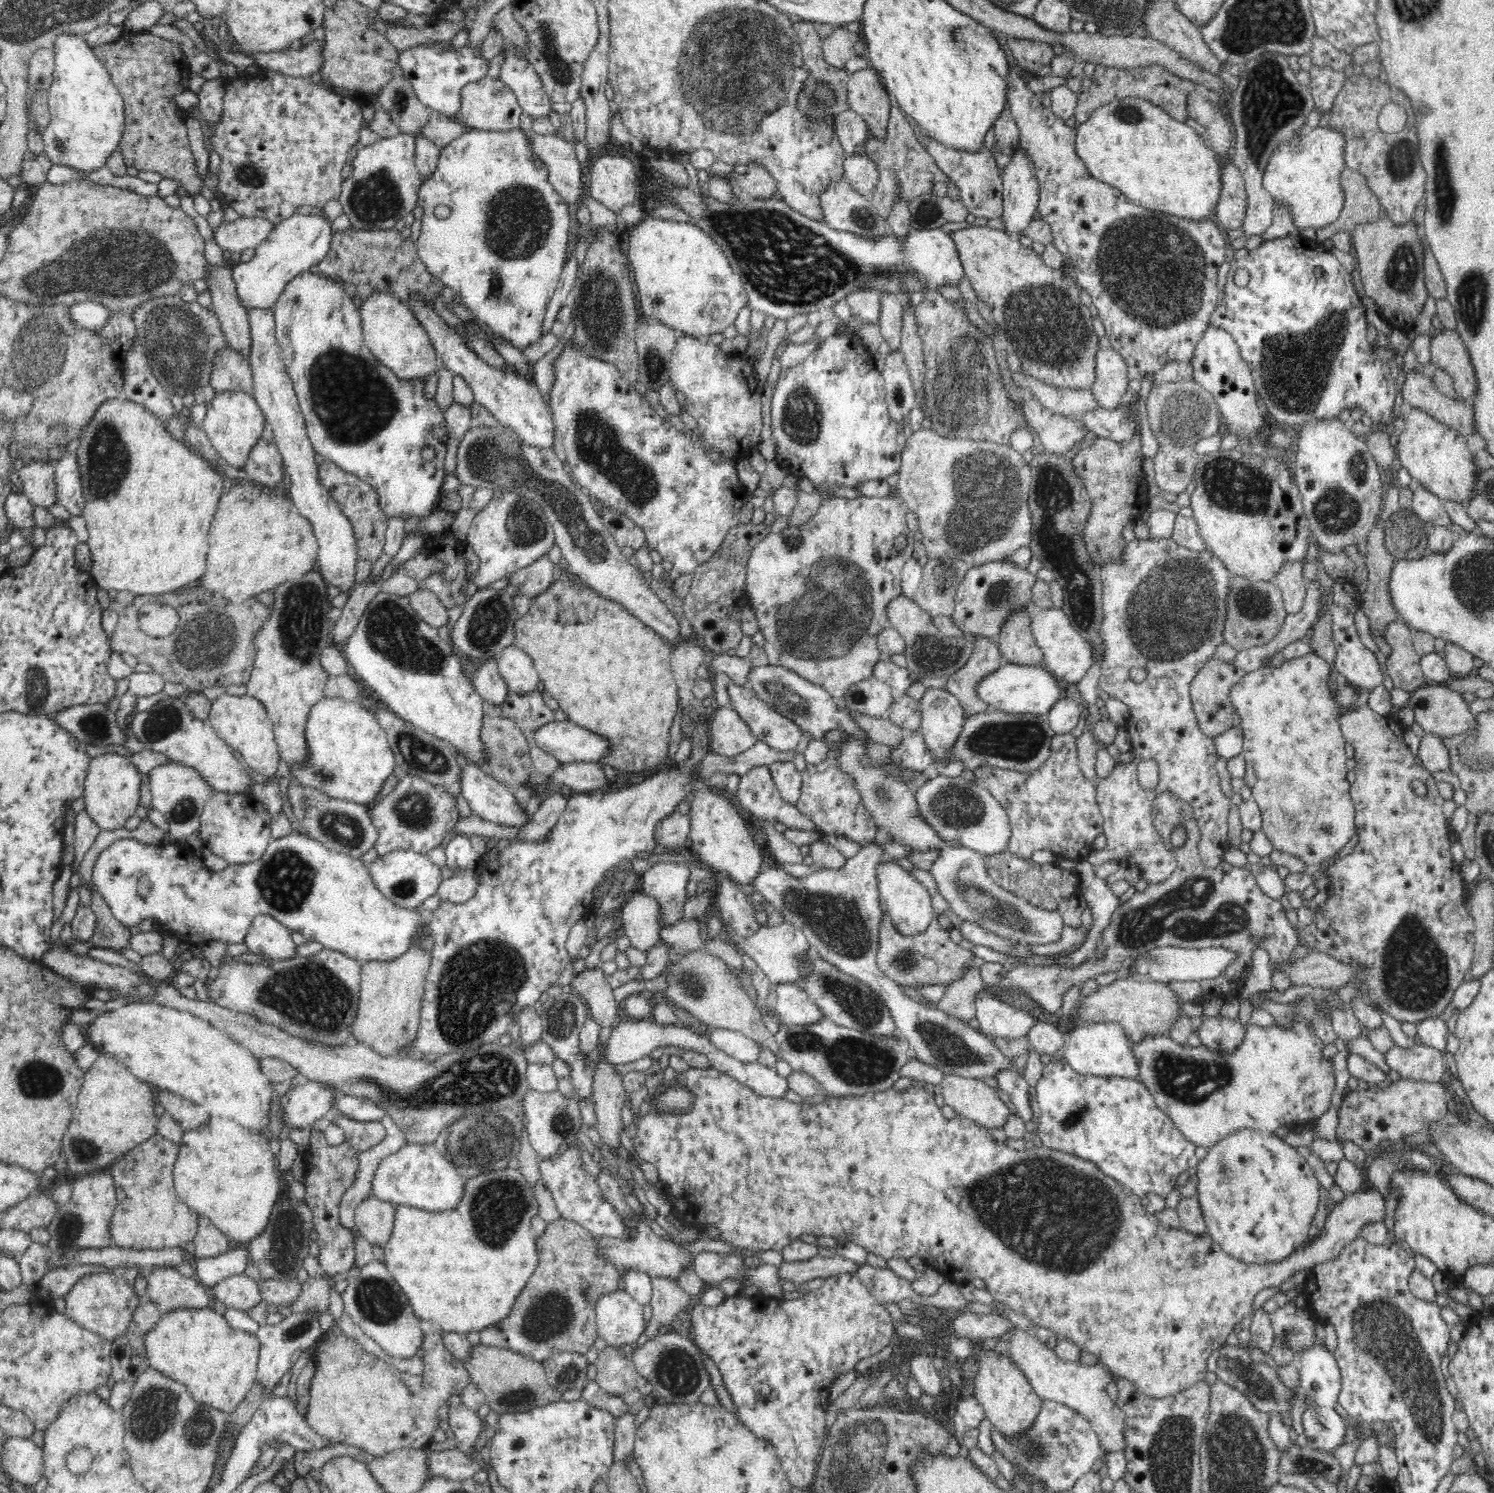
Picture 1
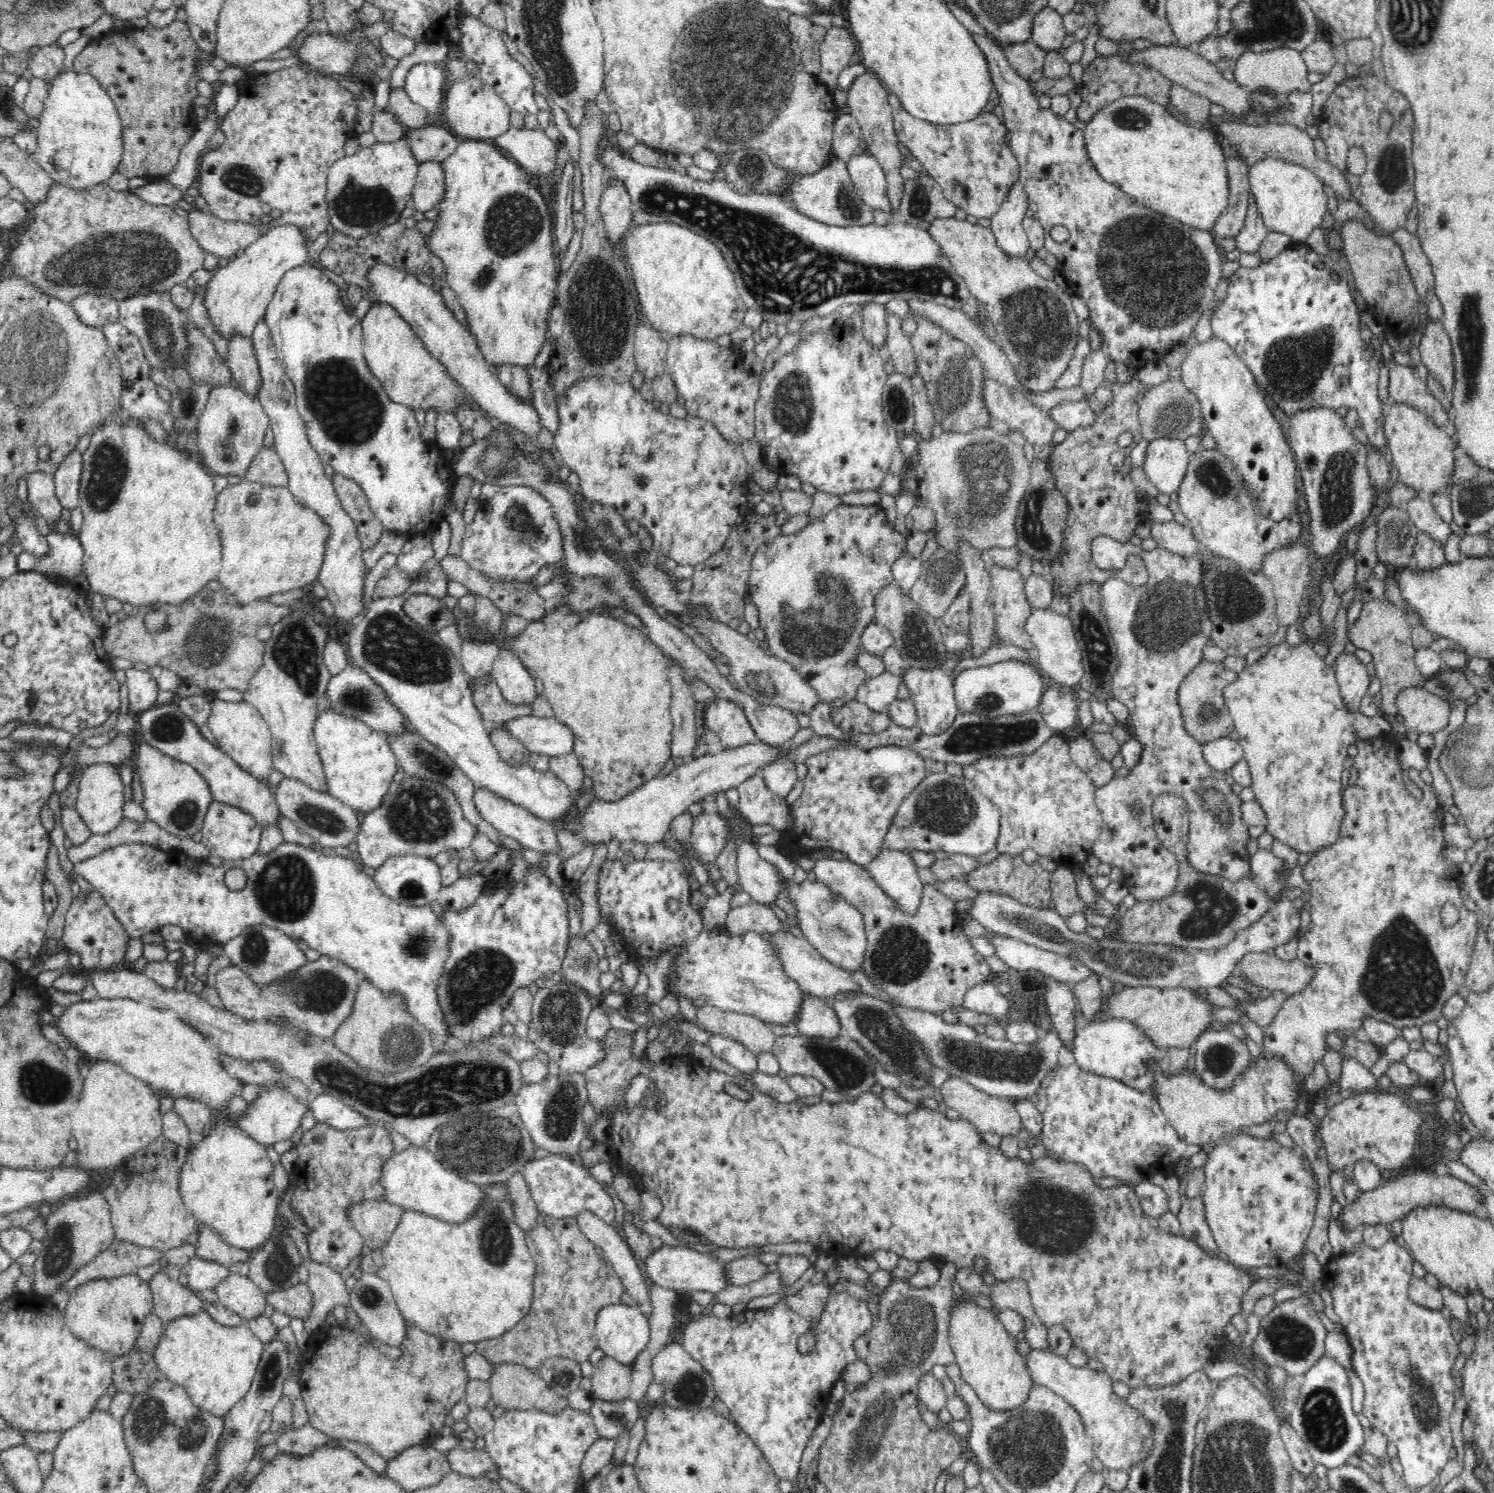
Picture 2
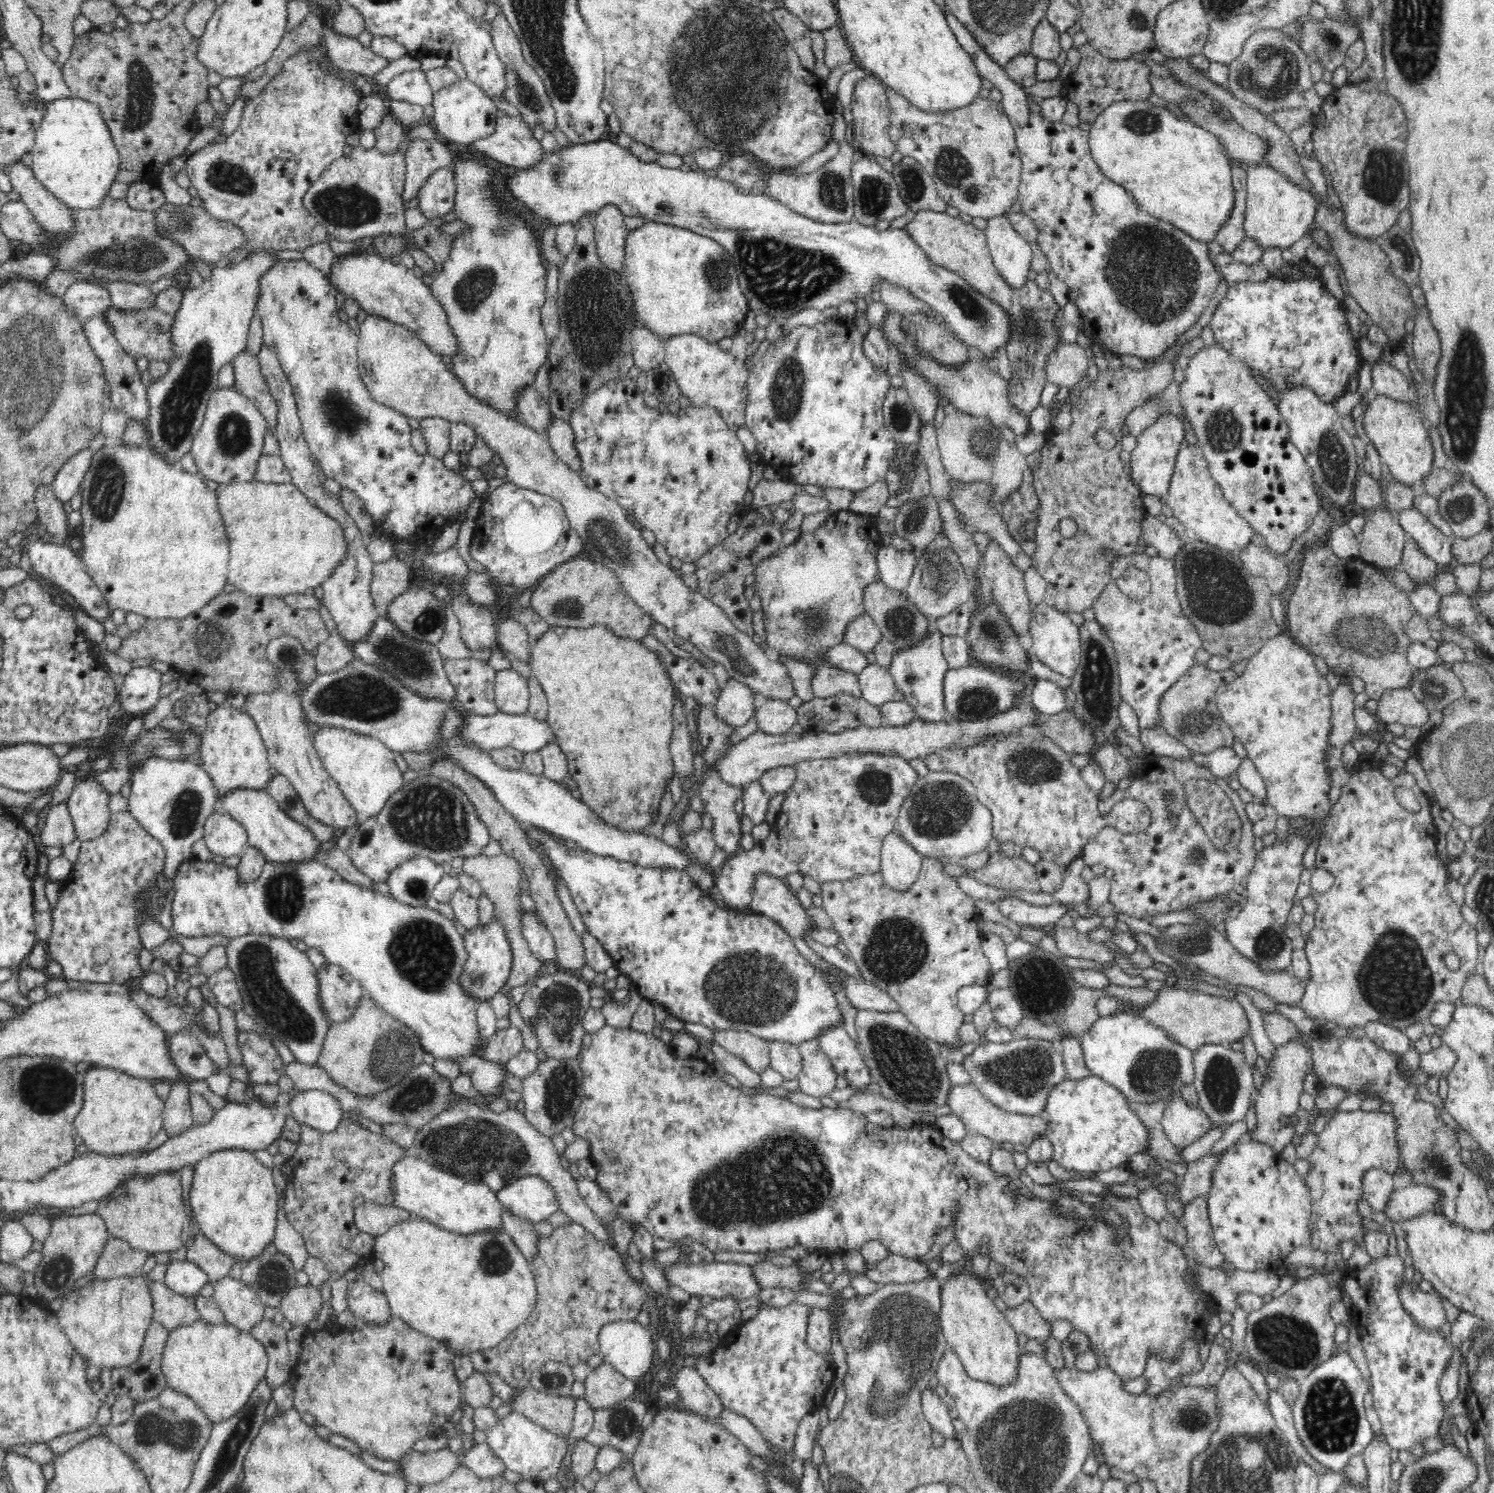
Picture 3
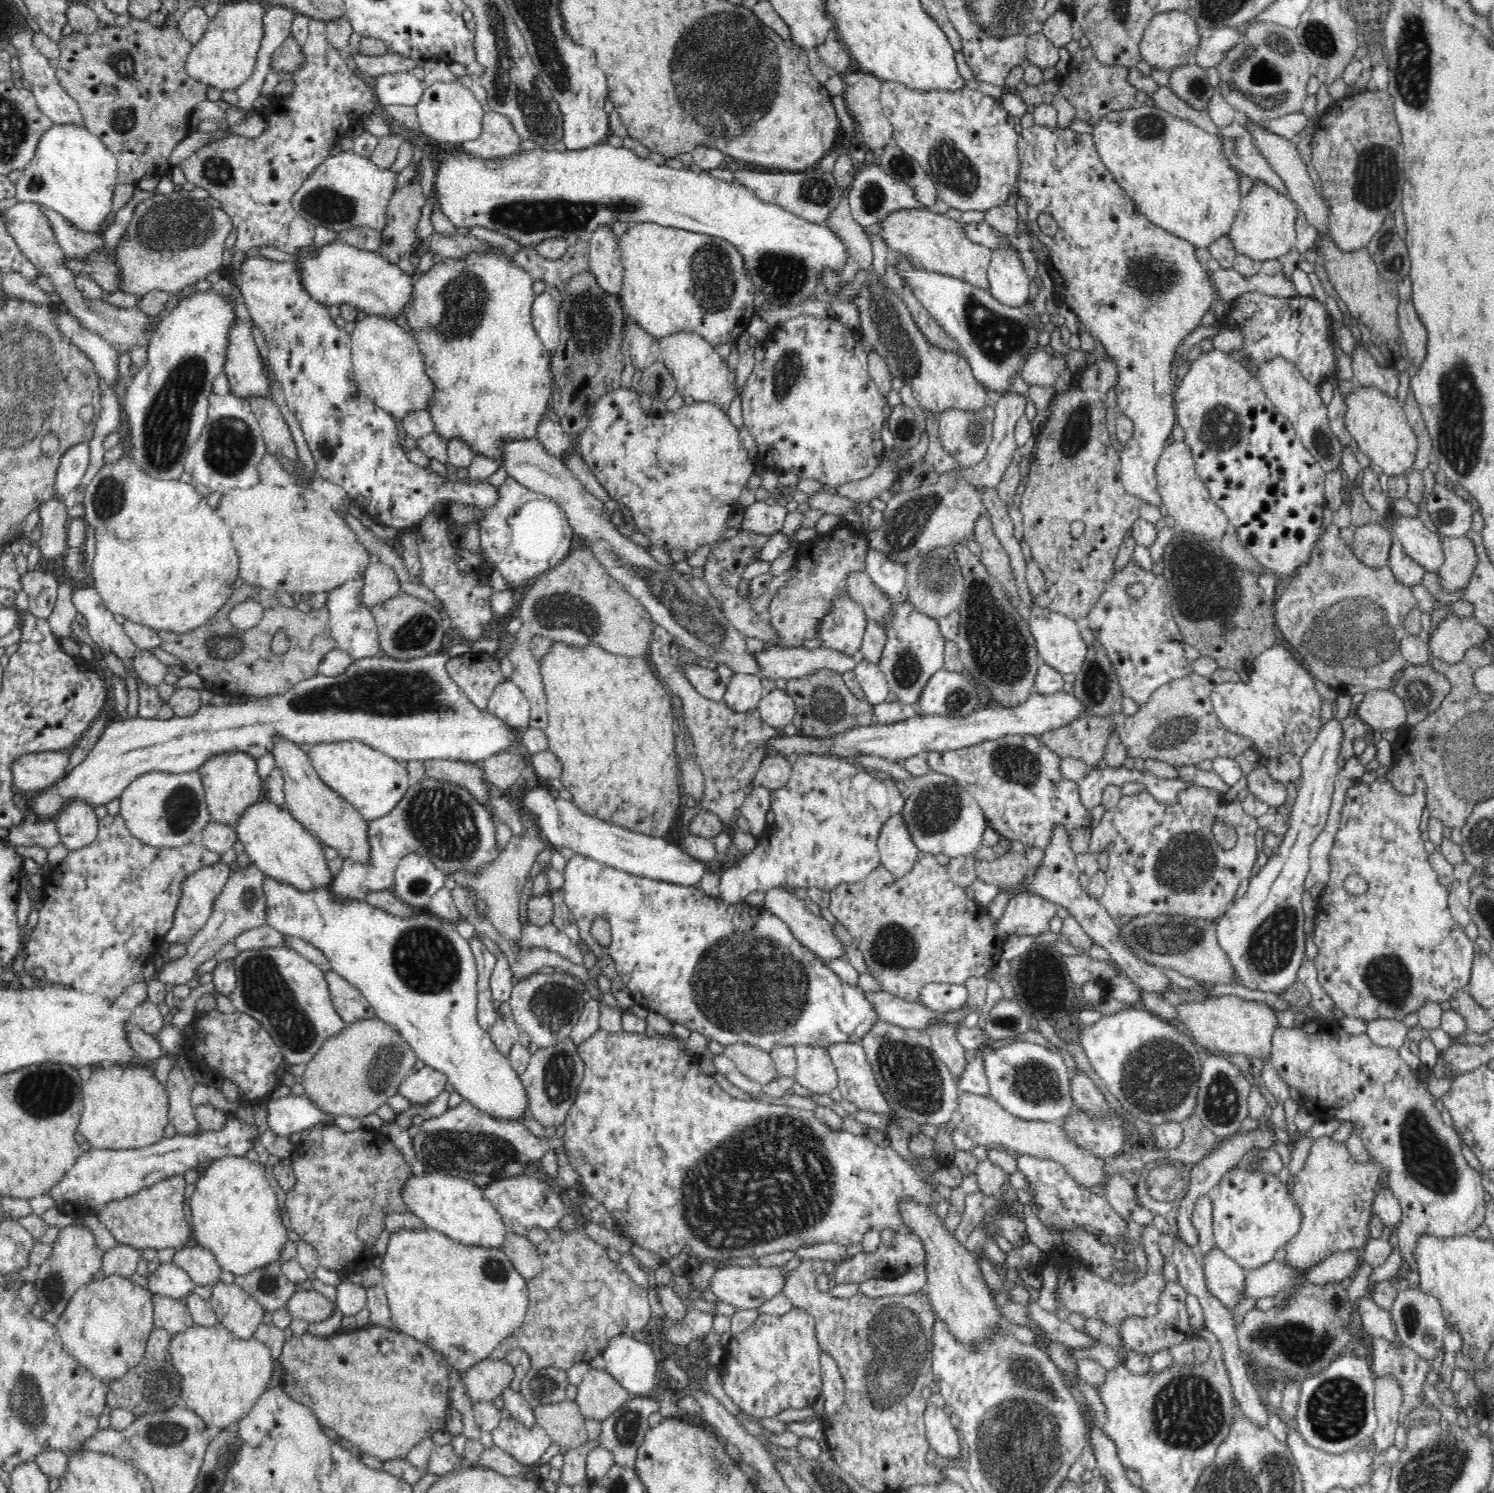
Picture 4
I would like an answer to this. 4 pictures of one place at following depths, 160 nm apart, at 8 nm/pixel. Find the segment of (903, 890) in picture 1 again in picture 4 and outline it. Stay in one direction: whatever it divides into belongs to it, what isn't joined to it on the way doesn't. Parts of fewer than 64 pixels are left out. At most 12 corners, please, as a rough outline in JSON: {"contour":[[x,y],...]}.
{"contour":[[901,813],[884,822],[877,841],[881,864],[896,878],[916,862]]}

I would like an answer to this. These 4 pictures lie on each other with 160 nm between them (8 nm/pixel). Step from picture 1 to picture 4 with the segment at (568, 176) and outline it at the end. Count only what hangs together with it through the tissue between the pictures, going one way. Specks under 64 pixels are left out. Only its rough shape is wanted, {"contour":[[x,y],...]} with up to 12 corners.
{"contour":[[486,112],[476,140],[462,144],[478,159],[508,159],[522,137],[502,113]]}

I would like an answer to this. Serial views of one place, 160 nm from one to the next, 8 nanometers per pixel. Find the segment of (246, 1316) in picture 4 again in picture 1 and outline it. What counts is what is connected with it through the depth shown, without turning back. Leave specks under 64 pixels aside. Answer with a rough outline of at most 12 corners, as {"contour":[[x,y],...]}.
{"contour":[[244,1272],[210,1292],[227,1308],[247,1310],[263,1300],[259,1281]]}

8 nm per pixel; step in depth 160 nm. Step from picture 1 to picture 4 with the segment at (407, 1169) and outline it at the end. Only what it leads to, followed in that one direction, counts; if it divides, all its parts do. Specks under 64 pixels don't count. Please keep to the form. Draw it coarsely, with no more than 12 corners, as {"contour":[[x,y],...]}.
{"contour":[[413,1174],[407,1210],[452,1240],[503,1248],[506,1225],[484,1188]]}

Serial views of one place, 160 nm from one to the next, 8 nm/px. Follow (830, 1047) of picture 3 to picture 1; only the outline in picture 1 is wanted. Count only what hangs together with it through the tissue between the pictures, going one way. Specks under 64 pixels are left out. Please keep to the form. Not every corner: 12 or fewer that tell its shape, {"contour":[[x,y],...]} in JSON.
{"contour":[[798,982],[770,987],[775,1018],[804,1026],[824,1018]]}

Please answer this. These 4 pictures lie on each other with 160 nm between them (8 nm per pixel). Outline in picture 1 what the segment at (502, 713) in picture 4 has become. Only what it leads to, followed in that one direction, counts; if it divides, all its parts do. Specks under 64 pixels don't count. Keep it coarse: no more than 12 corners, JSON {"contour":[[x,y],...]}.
{"contour":[[514,645],[497,658],[509,693],[540,690],[529,654]]}

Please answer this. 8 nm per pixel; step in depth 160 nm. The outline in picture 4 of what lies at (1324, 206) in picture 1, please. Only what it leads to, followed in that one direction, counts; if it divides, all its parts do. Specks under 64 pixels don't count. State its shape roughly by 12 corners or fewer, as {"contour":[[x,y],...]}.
{"contour":[[1272,186],[1241,195],[1227,236],[1262,262],[1295,251],[1299,208]]}

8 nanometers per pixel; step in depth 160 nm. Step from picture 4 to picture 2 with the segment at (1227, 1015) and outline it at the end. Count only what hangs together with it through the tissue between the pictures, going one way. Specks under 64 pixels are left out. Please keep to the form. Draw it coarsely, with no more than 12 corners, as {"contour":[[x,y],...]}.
{"contour":[[1125,985],[1102,1017],[1133,1022],[1163,1050],[1212,1029],[1192,989]]}

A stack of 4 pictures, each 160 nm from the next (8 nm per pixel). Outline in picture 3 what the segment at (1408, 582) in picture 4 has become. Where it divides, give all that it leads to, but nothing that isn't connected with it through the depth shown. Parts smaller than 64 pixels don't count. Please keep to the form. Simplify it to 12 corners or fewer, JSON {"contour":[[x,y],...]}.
{"contour":[[1408,536],[1398,569],[1414,583],[1430,580],[1439,565]]}

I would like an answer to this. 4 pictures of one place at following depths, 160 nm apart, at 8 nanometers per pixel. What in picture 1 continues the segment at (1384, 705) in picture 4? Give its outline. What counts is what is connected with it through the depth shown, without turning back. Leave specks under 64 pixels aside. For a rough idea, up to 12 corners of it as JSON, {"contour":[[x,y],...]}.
{"contour":[[1420,687],[1406,706],[1426,733],[1472,735],[1470,697]]}

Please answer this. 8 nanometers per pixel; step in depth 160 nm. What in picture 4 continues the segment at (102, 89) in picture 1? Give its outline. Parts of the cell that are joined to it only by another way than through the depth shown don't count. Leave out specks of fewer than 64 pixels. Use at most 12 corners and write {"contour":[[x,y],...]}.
{"contour":[[54,123],[15,183],[101,234],[117,159],[85,125]]}

